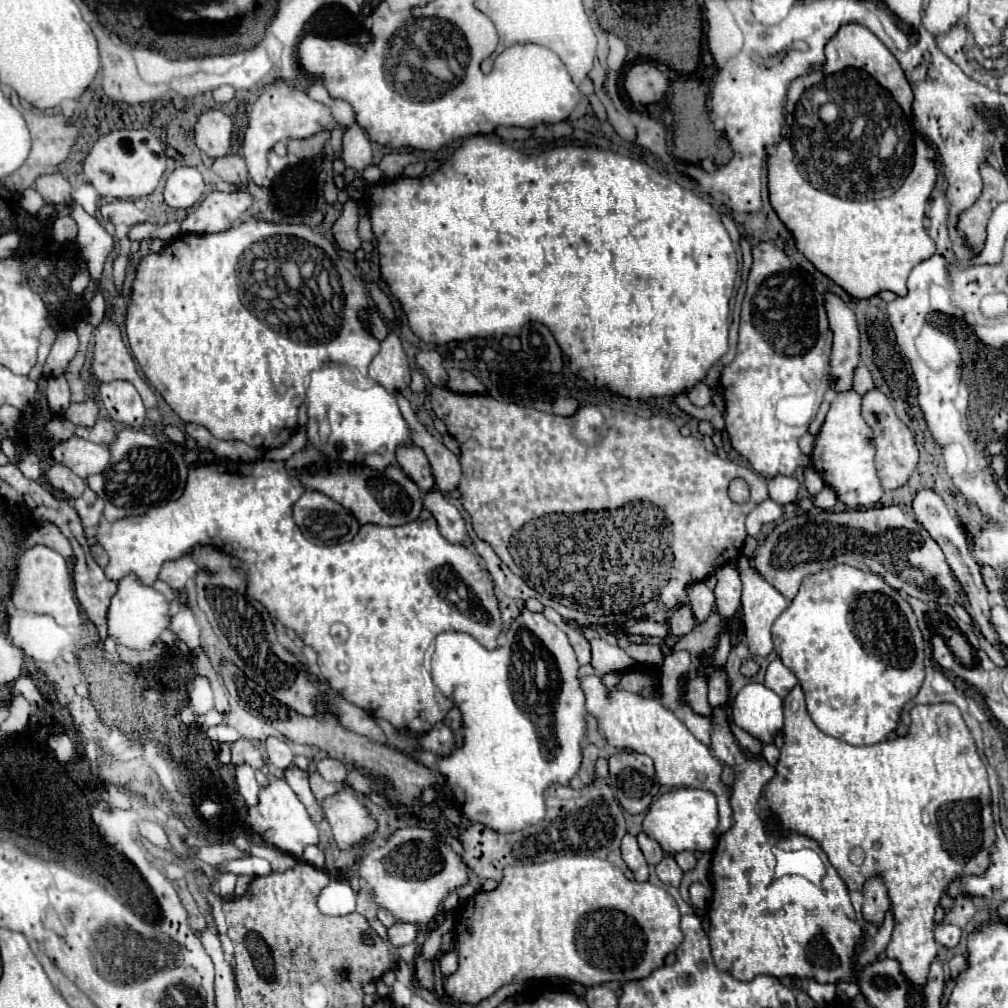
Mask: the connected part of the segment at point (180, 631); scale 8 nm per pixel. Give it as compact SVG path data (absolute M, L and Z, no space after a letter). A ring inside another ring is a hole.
M182 603L178 613L174 615L174 621L172 621L172 631L178 635L180 641L184 641L190 649L196 649L200 647L200 627L190 611L190 605L188 603Z

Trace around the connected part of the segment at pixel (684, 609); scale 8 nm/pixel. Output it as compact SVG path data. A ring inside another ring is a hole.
M682 605L670 619L670 631L672 631L672 635L680 637L680 635L690 633L696 627L696 623L698 621L696 621L690 605Z

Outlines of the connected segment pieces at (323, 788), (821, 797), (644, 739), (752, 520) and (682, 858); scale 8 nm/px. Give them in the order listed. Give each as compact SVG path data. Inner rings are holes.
M314 773L314 775L310 777L310 787L312 787L312 793L316 795L316 799L322 801L324 797L330 797L330 795L338 793L338 791L342 789L342 783L328 783L328 781L324 781L318 773Z
M796 685L786 697L784 697L784 745L780 749L780 759L776 765L776 775L766 783L762 797L758 801L758 813L762 823L766 825L768 831L772 833L780 833L780 835L804 835L814 839L820 849L826 853L828 861L834 865L834 869L838 871L838 875L844 879L844 883L848 885L850 891L862 891L866 879L870 877L880 877L888 889L888 899L890 899L890 909L894 915L894 933L892 933L892 941L886 949L886 955L890 959L896 959L902 967L902 973L910 979L910 983L914 987L924 985L926 981L926 973L930 963L936 959L936 941L934 941L934 909L940 903L942 893L948 889L950 881L960 879L962 875L984 875L988 865L990 865L990 851L996 843L996 833L994 833L994 821L992 821L992 801L990 801L990 785L988 785L988 797L986 797L986 767L980 759L980 755L976 753L976 743L962 719L960 709L954 703L930 703L930 705L914 705L910 709L910 729L908 735L904 737L896 737L896 739L886 739L882 743L876 745L866 745L866 747L856 747L856 745L848 745L840 739L834 739L826 733L822 733L814 721L810 719L808 711L806 711L806 703L804 703L804 693L800 689L800 685ZM972 799L972 805L966 805L966 801Z
M584 677L582 689L586 693L586 709L594 715L600 723L600 729L606 733L606 739L618 749L632 749L636 753L644 753L654 761L655 775L662 785L668 787L698 787L708 789L718 797L720 809L720 823L718 833L726 833L730 829L730 805L728 805L728 791L720 781L722 765L710 753L706 745L702 745L688 727L670 711L666 709L658 697L646 699L642 695L630 691L614 691L610 693L608 687L600 681L600 677Z
M760 503L746 519L746 531L748 535L756 537L760 527L770 521L778 521L782 517L782 507L778 503Z
M690 851L678 853L678 857L674 857L674 859L676 859L676 863L680 865L682 871L690 871L690 869L696 865L696 857L694 857L694 853L690 853Z

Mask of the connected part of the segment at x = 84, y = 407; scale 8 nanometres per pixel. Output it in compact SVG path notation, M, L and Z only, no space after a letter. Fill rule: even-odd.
M86 399L80 405L70 405L66 411L66 419L72 421L74 425L86 425L92 427L94 421L98 419L98 407L92 399Z

